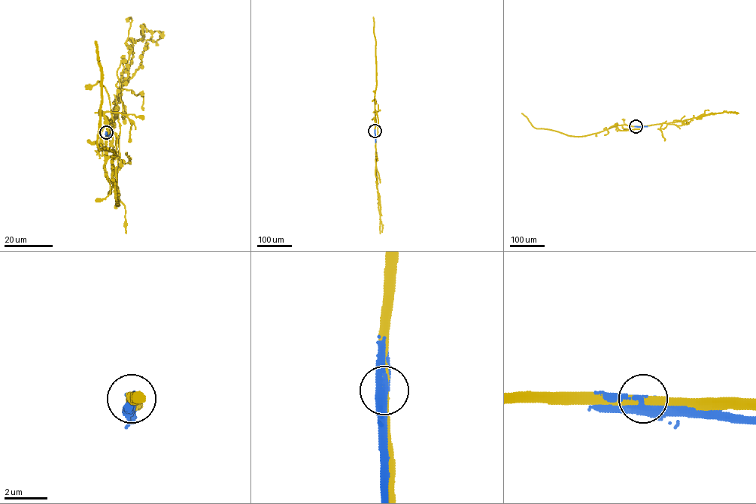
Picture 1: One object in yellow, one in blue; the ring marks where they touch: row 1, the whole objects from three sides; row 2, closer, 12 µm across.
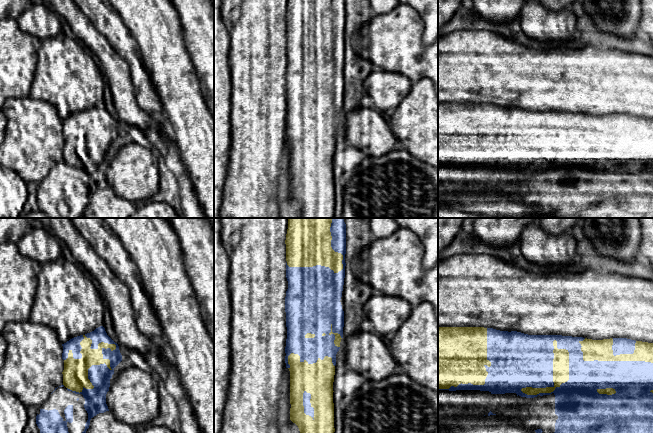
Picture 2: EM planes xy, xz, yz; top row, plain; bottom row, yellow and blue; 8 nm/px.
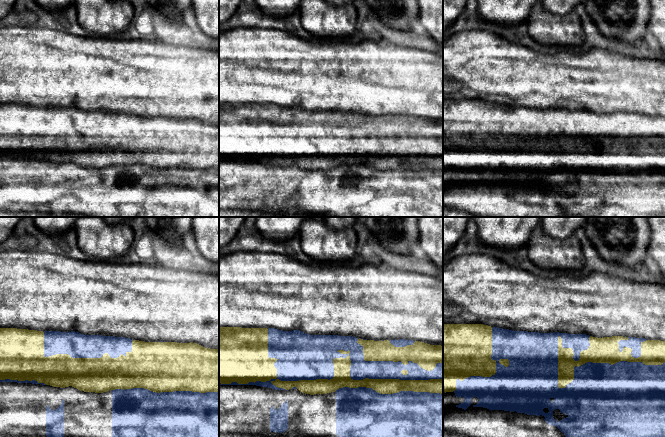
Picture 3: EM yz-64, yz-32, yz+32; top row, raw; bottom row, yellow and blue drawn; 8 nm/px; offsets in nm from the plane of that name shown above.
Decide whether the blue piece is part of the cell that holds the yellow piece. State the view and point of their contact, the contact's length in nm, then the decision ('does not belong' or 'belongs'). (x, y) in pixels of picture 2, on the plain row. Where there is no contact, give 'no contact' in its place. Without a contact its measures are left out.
contact xy (95, 140); length 550 nm; does not belong

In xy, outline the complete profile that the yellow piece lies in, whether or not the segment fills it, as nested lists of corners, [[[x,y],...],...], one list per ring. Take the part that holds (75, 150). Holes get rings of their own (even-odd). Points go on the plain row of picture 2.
[[[83,111],[84,115],[80,118],[82,123],[80,129],[82,130],[81,135],[74,135],[72,126],[69,126],[68,134],[64,136],[63,150],[63,161],[76,168],[82,168],[84,164],[93,165],[94,162],[88,155],[88,145],[92,141],[106,140],[110,143],[110,136],[104,135],[102,125],[110,124],[111,127],[116,125],[115,120],[108,120],[101,118],[98,120],[97,125],[91,125],[92,116]]]

